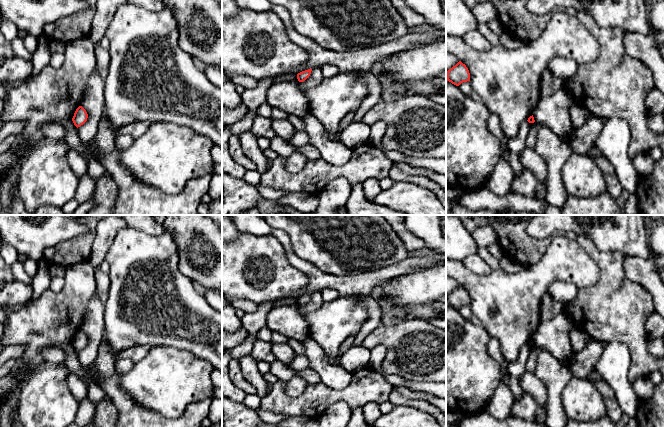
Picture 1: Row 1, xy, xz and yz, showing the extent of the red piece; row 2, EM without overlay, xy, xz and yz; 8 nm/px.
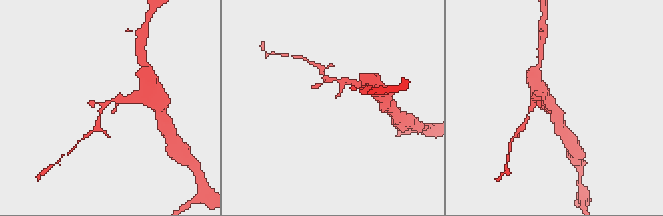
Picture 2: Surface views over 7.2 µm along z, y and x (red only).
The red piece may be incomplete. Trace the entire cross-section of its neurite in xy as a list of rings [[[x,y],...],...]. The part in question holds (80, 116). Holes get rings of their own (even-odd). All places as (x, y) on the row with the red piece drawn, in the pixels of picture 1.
[[[79,106],[74,113],[72,121],[74,125],[78,128],[87,121],[87,118],[88,114],[86,110],[82,106]]]

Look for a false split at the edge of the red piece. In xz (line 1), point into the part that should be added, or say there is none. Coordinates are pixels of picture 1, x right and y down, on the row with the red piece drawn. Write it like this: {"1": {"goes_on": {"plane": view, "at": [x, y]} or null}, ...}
{"1": {"goes_on": null}}

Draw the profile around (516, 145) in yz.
[[[524,121],[519,129],[519,132],[515,138],[506,138],[508,143],[508,148],[515,153],[520,155],[520,152],[526,147],[526,140],[530,132],[530,123]]]

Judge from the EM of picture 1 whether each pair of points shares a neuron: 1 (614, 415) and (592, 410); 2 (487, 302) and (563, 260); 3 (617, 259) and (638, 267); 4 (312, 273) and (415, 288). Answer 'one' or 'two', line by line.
1: two
2: one
3: two
4: two

